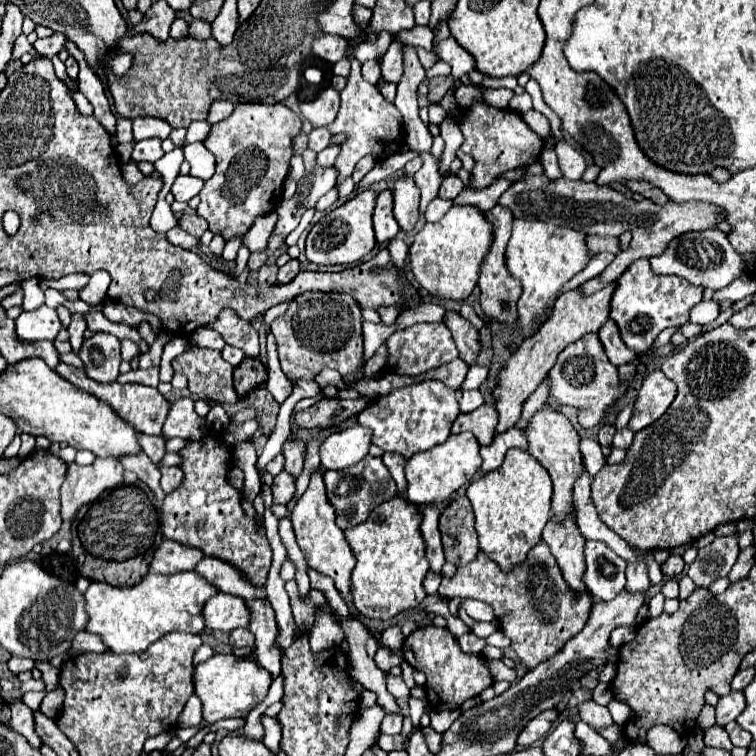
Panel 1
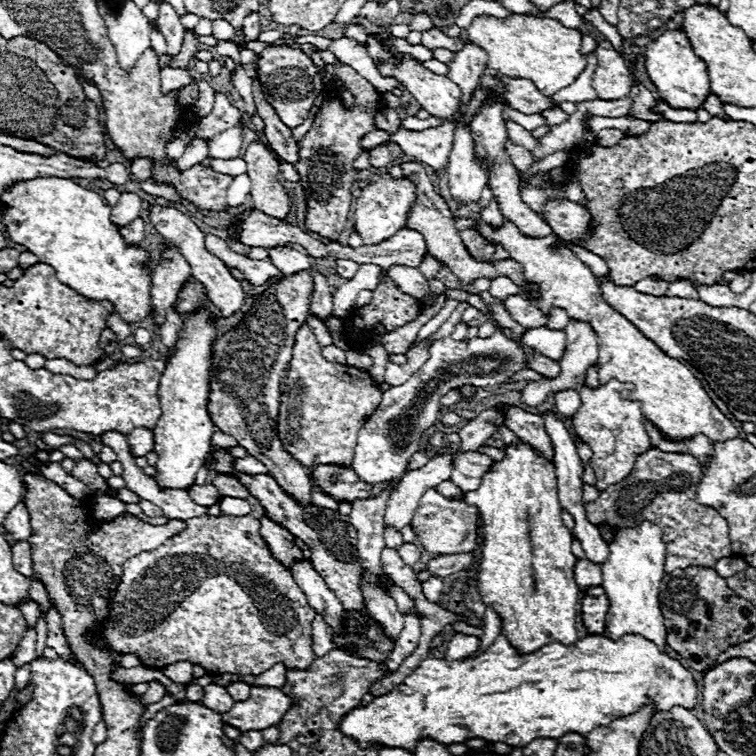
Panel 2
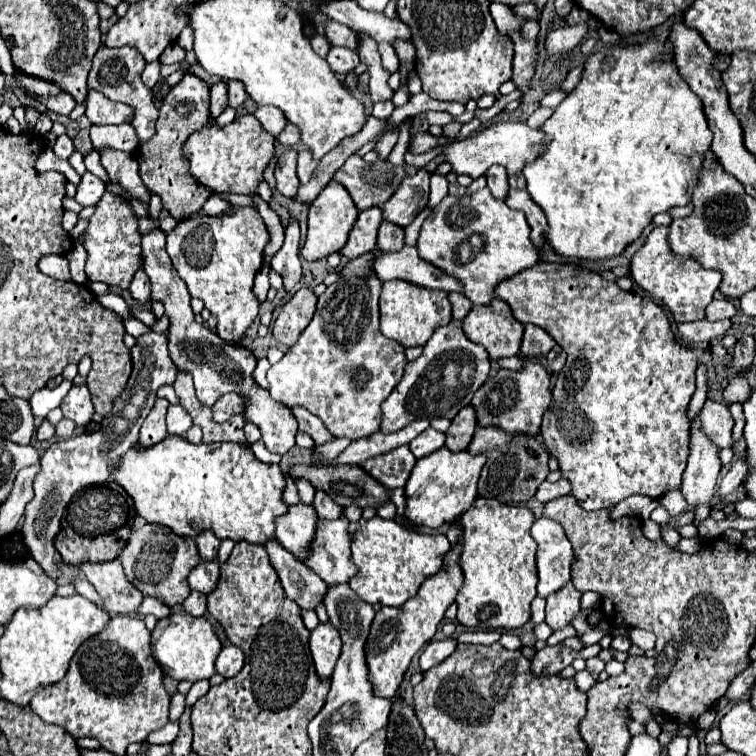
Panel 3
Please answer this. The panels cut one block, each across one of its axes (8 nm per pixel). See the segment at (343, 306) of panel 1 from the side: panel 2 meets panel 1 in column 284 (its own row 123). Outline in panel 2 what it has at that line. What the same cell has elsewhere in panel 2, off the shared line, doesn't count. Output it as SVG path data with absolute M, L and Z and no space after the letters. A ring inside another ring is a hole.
M340 60L336 64L324 64L320 70L322 82L326 86L330 76L340 78L340 82L352 92L356 106L346 108L340 98L326 98L320 106L320 112L316 114L310 130L304 134L304 138L298 142L300 148L300 158L294 164L296 172L300 174L300 186L304 188L306 194L306 220L304 228L310 232L320 234L322 238L336 242L338 236L346 230L348 226L348 216L350 216L350 202L352 202L352 190L358 178L358 170L354 168L354 160L362 154L362 138L372 132L374 126L374 116L380 112L380 96L378 90L364 78L358 78L358 72Z

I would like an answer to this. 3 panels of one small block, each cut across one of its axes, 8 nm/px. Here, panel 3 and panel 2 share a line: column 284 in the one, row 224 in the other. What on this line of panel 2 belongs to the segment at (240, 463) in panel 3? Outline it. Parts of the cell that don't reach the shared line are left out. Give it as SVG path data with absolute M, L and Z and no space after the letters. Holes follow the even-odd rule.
M504 220L504 226L498 230L486 224L478 224L476 228L478 232L482 230L482 234L492 244L502 244L510 252L510 258L524 266L526 280L534 280L536 284L540 284L542 294L534 302L538 304L538 308L544 310L544 314L548 314L552 308L564 308L570 318L586 320L588 324L592 324L600 346L600 358L596 360L600 384L612 378L620 382L632 382L636 386L634 398L642 400L646 420L656 426L666 438L686 440L694 438L696 434L704 434L712 442L726 442L738 436L738 428L710 400L700 380L684 364L666 356L630 320L626 320L620 312L616 312L602 300L592 270L584 262L580 262L572 250L564 246L552 248L556 236L530 238L520 234L518 228L508 220Z

